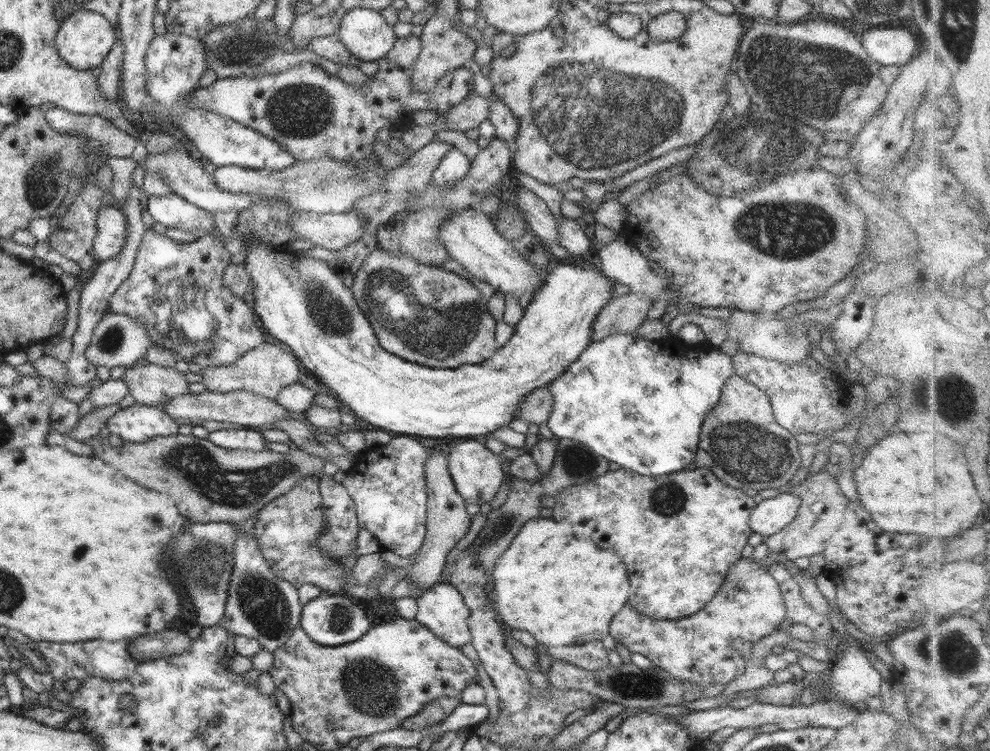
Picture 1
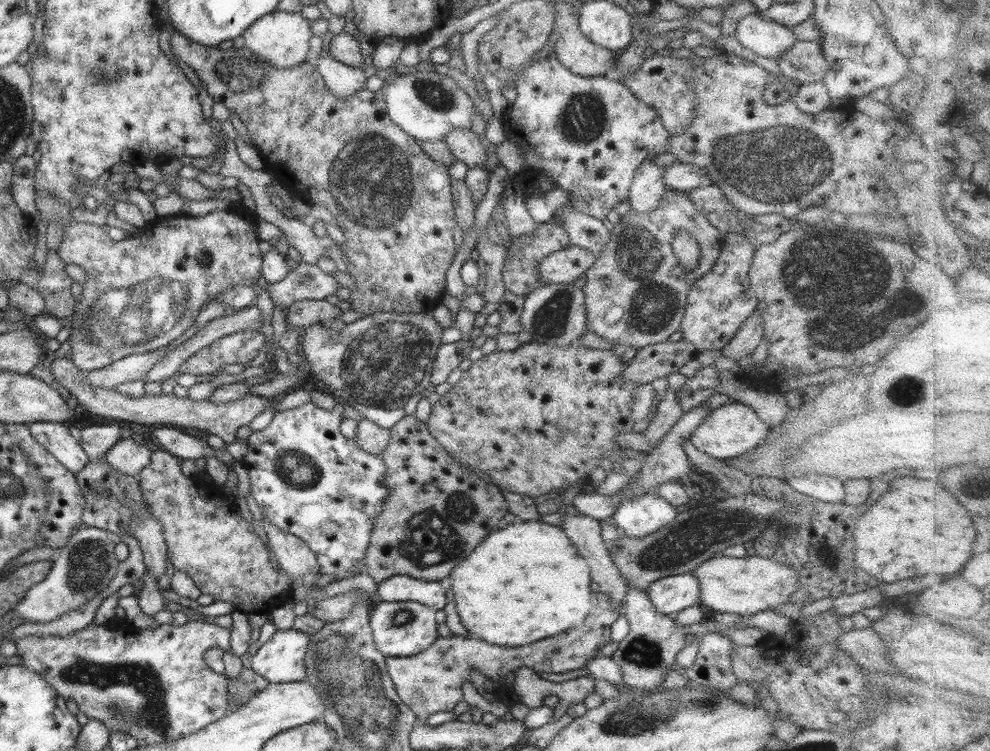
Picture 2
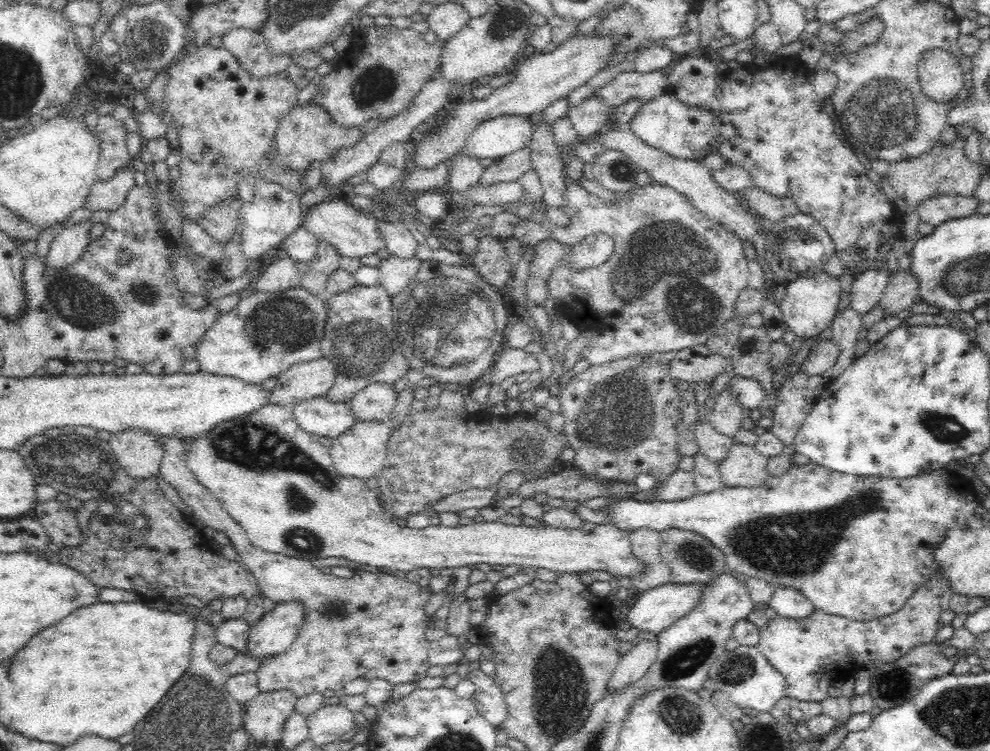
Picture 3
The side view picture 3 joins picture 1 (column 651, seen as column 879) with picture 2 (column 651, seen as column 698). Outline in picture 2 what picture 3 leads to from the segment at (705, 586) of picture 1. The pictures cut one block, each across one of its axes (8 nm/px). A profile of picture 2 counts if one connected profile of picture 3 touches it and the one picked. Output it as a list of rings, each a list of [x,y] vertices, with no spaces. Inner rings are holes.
[[[644,493],[619,503],[613,515],[623,535],[642,538],[670,525],[678,512],[673,504],[656,493]]]

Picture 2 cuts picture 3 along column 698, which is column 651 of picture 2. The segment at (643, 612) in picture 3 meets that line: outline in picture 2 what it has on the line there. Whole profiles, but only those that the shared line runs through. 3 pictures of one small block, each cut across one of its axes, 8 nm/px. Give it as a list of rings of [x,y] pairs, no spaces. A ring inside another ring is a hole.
[[[692,572],[660,578],[647,592],[652,606],[669,616],[699,605],[700,586]]]

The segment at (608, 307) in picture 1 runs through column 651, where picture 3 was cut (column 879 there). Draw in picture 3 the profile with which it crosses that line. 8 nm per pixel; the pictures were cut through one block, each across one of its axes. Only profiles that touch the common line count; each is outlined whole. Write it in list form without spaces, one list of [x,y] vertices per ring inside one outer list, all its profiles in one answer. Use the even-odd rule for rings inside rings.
[[[910,270],[896,271],[890,276],[877,305],[886,316],[910,309],[912,304],[919,301],[918,289],[919,284]]]

